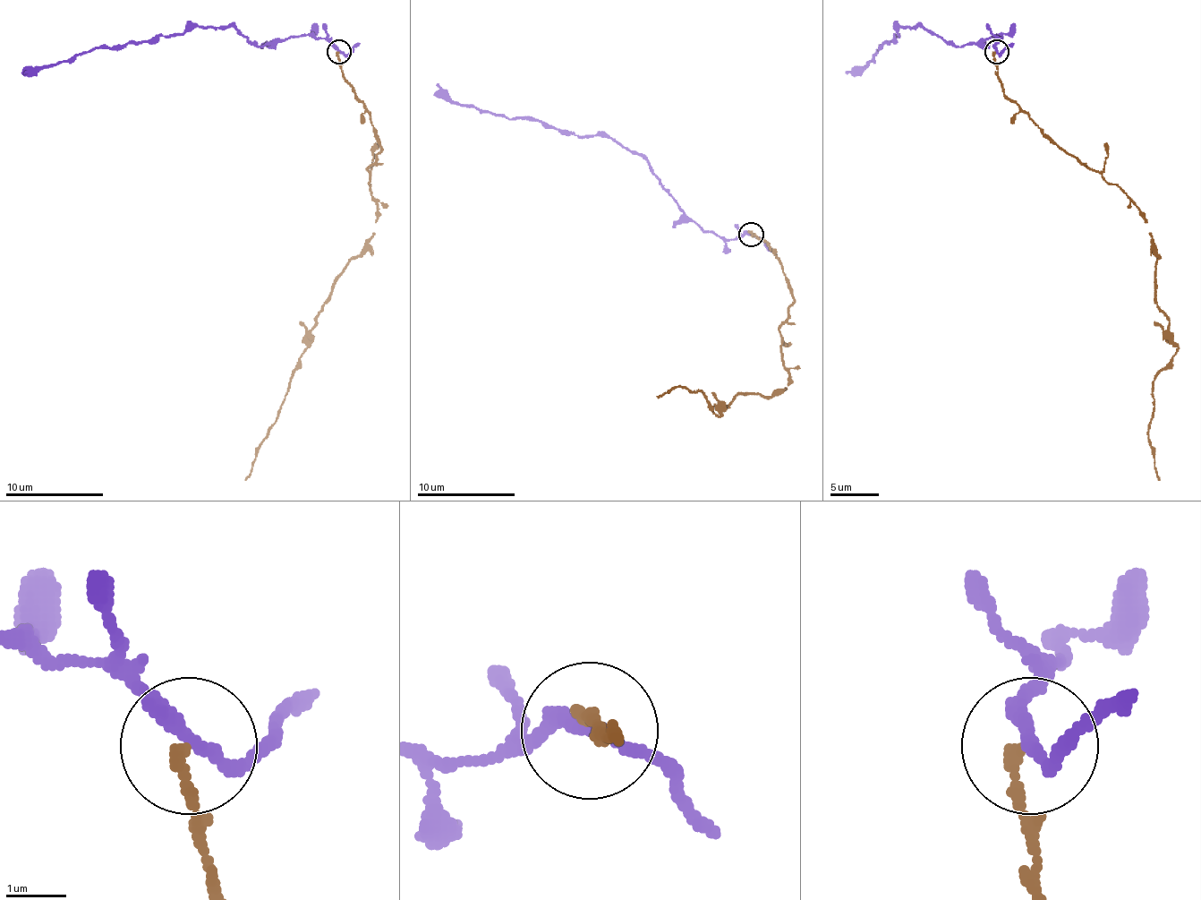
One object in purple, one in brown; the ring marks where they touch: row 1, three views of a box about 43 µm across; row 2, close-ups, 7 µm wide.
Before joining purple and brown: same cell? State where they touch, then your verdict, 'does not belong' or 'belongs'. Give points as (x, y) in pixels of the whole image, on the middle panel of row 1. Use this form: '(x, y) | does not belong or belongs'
(751, 235) | does not belong

